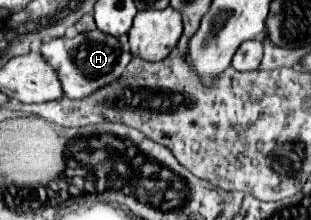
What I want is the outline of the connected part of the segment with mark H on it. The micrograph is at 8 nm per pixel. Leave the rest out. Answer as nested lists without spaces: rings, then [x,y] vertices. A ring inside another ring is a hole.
[[[98,29],[88,31],[88,33],[78,33],[74,37],[64,35],[64,37],[50,39],[48,43],[44,43],[40,47],[40,55],[56,71],[64,97],[68,97],[68,99],[84,99],[86,95],[92,95],[94,91],[102,89],[104,85],[116,81],[132,59],[130,51],[126,51],[120,45],[118,37],[106,35]]]

